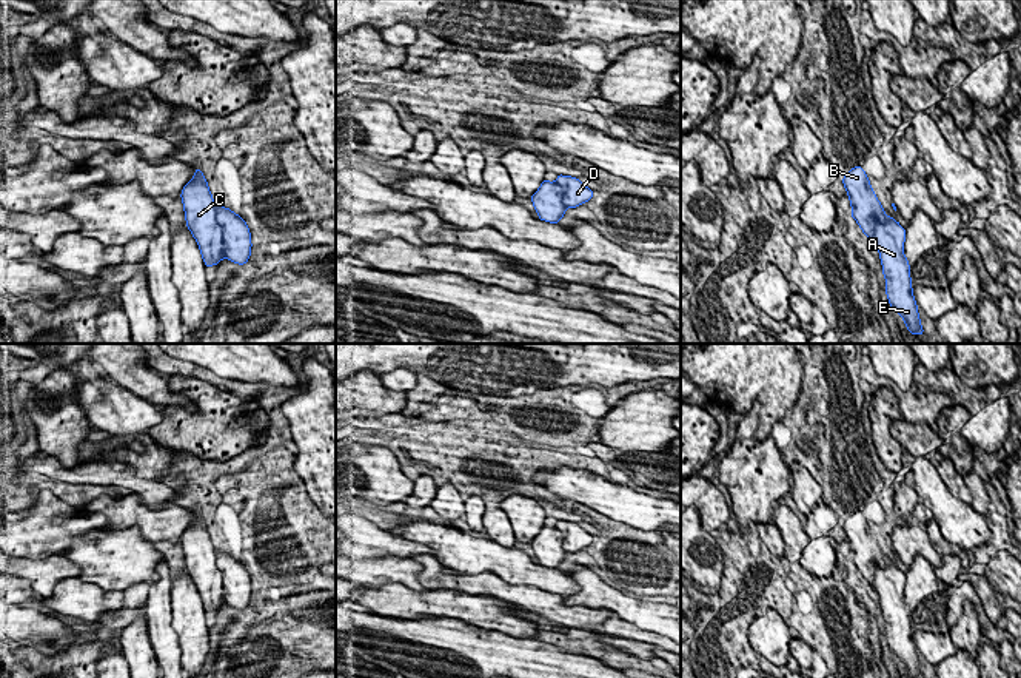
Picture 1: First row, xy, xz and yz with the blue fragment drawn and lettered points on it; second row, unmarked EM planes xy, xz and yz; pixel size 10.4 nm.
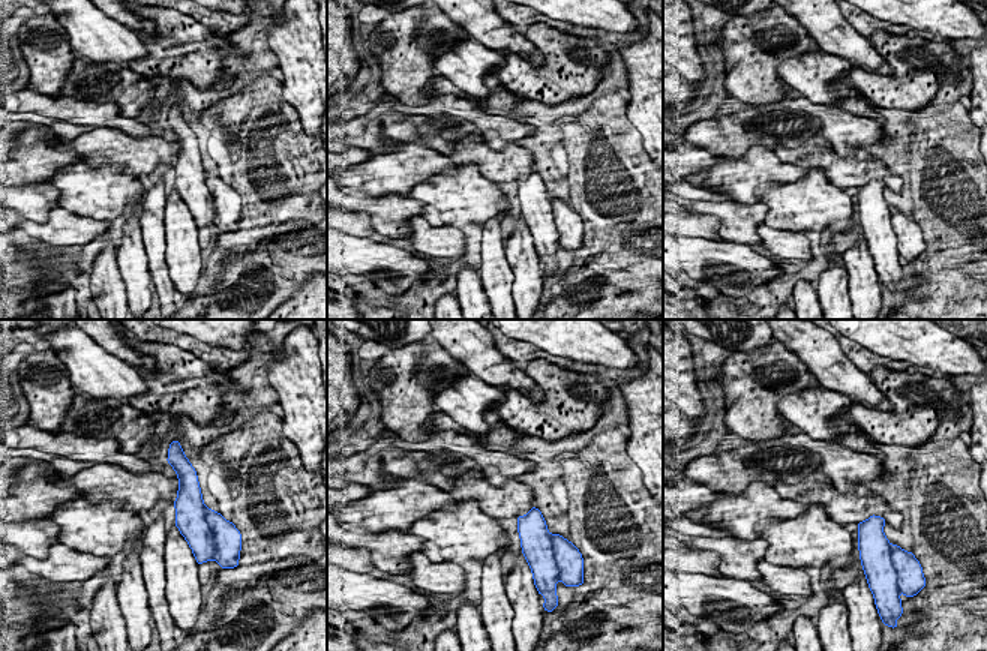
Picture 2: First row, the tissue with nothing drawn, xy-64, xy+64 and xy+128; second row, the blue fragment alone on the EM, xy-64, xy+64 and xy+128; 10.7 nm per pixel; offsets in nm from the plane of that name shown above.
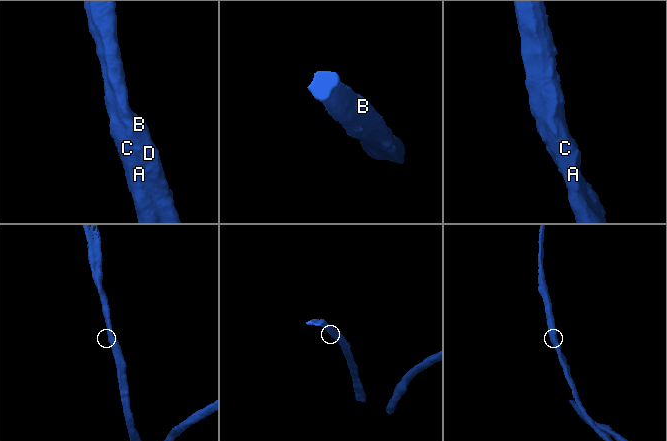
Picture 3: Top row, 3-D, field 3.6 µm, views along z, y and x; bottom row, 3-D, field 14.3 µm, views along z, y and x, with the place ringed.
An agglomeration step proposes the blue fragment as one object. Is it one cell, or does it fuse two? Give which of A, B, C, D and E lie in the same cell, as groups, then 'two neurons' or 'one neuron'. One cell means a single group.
groups A C E / B D; two neurons

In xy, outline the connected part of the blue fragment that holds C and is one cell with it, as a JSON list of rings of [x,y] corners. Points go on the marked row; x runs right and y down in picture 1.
[[[200,170],[182,190],[186,227],[194,236],[205,267],[217,265],[223,257],[222,227],[217,223],[216,203]]]

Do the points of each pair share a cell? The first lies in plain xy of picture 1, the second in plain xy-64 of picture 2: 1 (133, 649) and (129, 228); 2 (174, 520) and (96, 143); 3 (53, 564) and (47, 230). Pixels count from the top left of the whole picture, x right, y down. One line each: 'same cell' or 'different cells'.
1: same cell
2: same cell
3: different cells

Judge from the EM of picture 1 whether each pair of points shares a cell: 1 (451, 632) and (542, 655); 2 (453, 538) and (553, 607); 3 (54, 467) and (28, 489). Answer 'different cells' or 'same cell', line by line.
1: same cell
2: different cells
3: different cells

